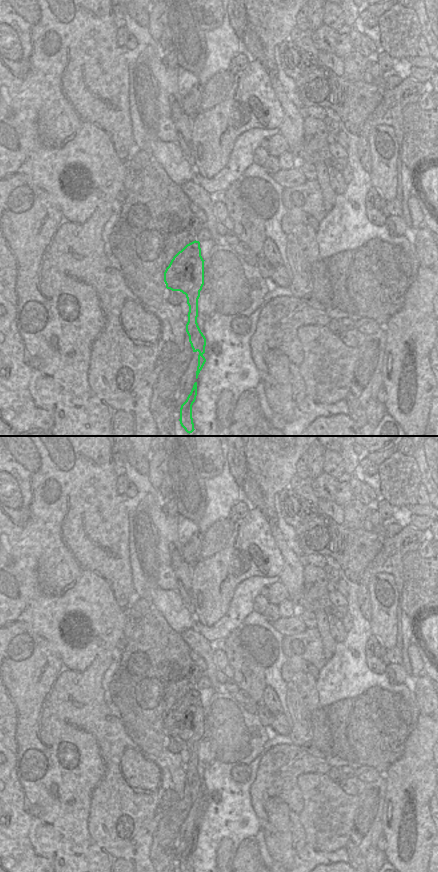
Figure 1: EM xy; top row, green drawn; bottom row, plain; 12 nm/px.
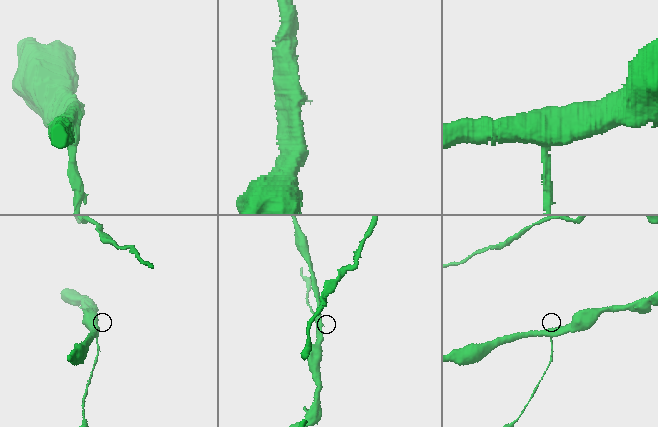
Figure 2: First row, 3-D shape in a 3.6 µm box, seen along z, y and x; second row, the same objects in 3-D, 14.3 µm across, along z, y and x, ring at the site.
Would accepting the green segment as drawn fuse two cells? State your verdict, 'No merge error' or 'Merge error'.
Merge error.

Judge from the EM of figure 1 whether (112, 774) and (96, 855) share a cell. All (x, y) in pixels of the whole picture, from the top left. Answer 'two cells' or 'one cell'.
one cell

